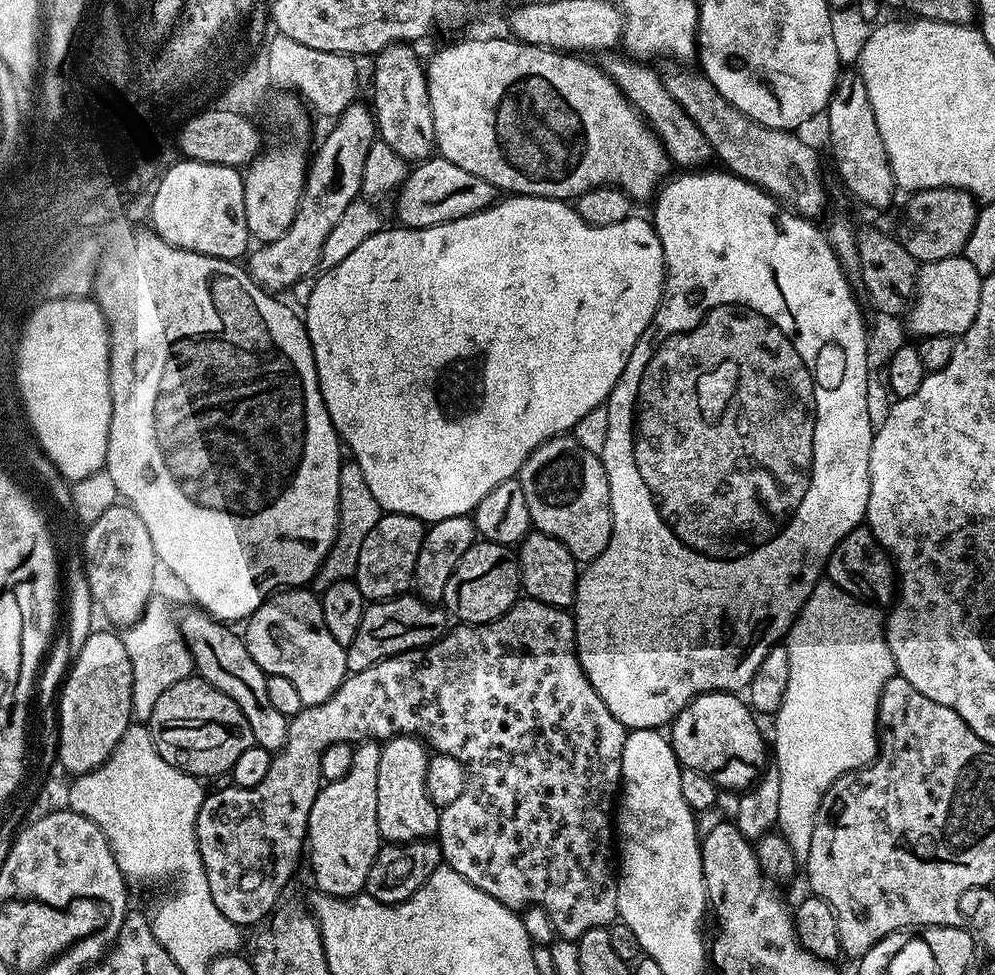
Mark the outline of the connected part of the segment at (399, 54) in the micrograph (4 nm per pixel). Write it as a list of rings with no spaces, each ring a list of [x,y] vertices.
[[[411,43],[387,44],[374,57],[376,69],[372,72],[372,100],[370,107],[376,117],[376,131],[379,139],[389,144],[391,150],[396,150],[404,160],[419,162],[433,155],[436,148],[434,134],[434,114],[430,110],[430,94],[428,93],[428,73],[425,65],[420,64]]]

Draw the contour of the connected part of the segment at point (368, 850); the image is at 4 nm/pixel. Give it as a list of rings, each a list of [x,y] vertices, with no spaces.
[[[360,742],[352,749],[352,761],[350,770],[342,778],[329,780],[321,787],[320,792],[314,798],[314,806],[310,806],[310,818],[308,819],[308,835],[306,837],[306,860],[312,863],[312,876],[316,879],[315,887],[323,892],[325,896],[339,896],[341,898],[351,898],[361,895],[368,887],[368,875],[370,866],[374,866],[374,858],[380,853],[382,841],[378,830],[378,764],[381,745],[376,742]]]

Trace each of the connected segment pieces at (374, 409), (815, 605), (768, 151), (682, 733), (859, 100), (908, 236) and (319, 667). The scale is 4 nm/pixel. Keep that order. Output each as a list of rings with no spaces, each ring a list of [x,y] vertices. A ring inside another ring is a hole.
[[[512,194],[483,212],[475,212],[438,226],[385,227],[366,238],[338,265],[321,271],[315,277],[313,294],[303,309],[302,319],[312,343],[320,393],[330,414],[330,422],[336,427],[337,436],[350,444],[353,461],[361,467],[371,493],[385,513],[410,515],[423,522],[468,516],[475,513],[478,502],[482,502],[482,498],[486,498],[494,486],[513,479],[519,473],[524,460],[533,449],[539,447],[540,436],[516,436],[516,428],[496,428],[496,416],[500,416],[500,420],[508,420],[508,388],[520,388],[520,376],[512,380],[508,372],[496,372],[496,368],[508,368],[508,352],[516,352],[516,344],[520,344],[520,348],[528,348],[528,344],[540,344],[540,340],[544,340],[544,344],[564,344],[564,348],[560,348],[564,356],[568,356],[568,352],[576,352],[576,360],[568,356],[568,368],[572,368],[572,384],[576,384],[576,388],[572,388],[572,392],[576,392],[572,412],[576,412],[579,420],[593,407],[607,401],[638,338],[652,325],[656,307],[664,295],[666,269],[662,242],[649,221],[647,224],[644,220],[636,219],[629,218],[614,226],[593,228],[576,213],[571,203],[545,196]]]
[[[824,578],[814,586],[810,598],[801,606],[800,613],[796,616],[796,621],[788,629],[786,647],[788,649],[788,657],[790,658],[790,682],[786,682],[786,694],[782,698],[782,706],[774,713],[774,720],[776,720],[776,762],[774,762],[774,768],[780,772],[781,776],[778,818],[776,821],[780,835],[782,838],[786,838],[786,842],[790,844],[790,850],[794,852],[797,861],[800,862],[807,861],[808,859],[810,838],[814,838],[814,822],[818,814],[818,806],[822,802],[828,787],[842,774],[854,772],[858,768],[871,765],[878,755],[878,721],[876,715],[880,709],[880,695],[889,678],[897,675],[897,670],[890,654],[890,646],[884,637],[882,616],[881,614],[879,616],[875,611],[877,609],[871,603],[856,599],[855,596],[847,593],[846,590],[840,589],[838,585],[834,585],[829,579]]]
[[[695,71],[672,72],[669,76],[663,77],[663,82],[666,90],[670,90],[674,102],[678,102],[678,106],[682,106],[682,110],[686,110],[686,114],[690,114],[690,118],[694,118],[698,130],[702,130],[702,134],[706,134],[706,142],[710,142],[715,159],[717,161],[720,159],[724,163],[721,165],[732,175],[764,189],[781,205],[789,204],[792,207],[789,209],[795,210],[805,218],[816,218],[816,215],[824,208],[824,184],[820,181],[820,160],[816,157],[815,150],[806,141],[799,140],[796,137],[799,135],[795,131],[771,128],[742,114],[742,110],[738,110],[730,102],[726,102],[726,98],[722,98],[722,94],[718,94],[714,85],[704,77],[703,71]]]
[[[707,692],[693,698],[676,715],[670,725],[670,743],[684,768],[709,774],[720,772],[721,789],[744,790],[760,776],[759,764],[764,760],[764,740],[755,719],[751,707],[737,693]]]
[[[845,71],[836,82],[836,89],[826,109],[828,116],[828,144],[832,147],[832,156],[836,159],[836,170],[842,183],[848,186],[848,192],[856,200],[869,204],[872,208],[884,208],[898,192],[896,179],[882,142],[878,134],[878,122],[874,118],[874,106],[870,106],[870,94],[862,82],[859,71]]]
[[[923,188],[921,192],[911,193],[907,197],[908,205],[904,208],[904,229],[898,232],[899,239],[906,250],[917,262],[933,264],[947,256],[959,256],[963,253],[966,242],[970,238],[970,230],[974,230],[978,201],[971,192],[964,188]]]
[[[292,586],[269,596],[262,606],[258,606],[256,613],[248,617],[243,628],[242,639],[254,662],[268,676],[287,678],[298,689],[298,694],[306,706],[326,702],[335,694],[338,686],[342,686],[345,676],[349,675],[345,645],[339,644],[334,634],[326,630],[326,618],[322,614],[320,596],[307,587]]]

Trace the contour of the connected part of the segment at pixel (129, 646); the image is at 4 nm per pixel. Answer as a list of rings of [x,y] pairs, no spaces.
[[[149,601],[140,618],[125,627],[120,636],[131,660],[133,717],[140,722],[148,720],[158,698],[170,686],[189,679],[196,670],[190,648],[180,634],[179,623],[171,614],[173,608],[170,602]]]

